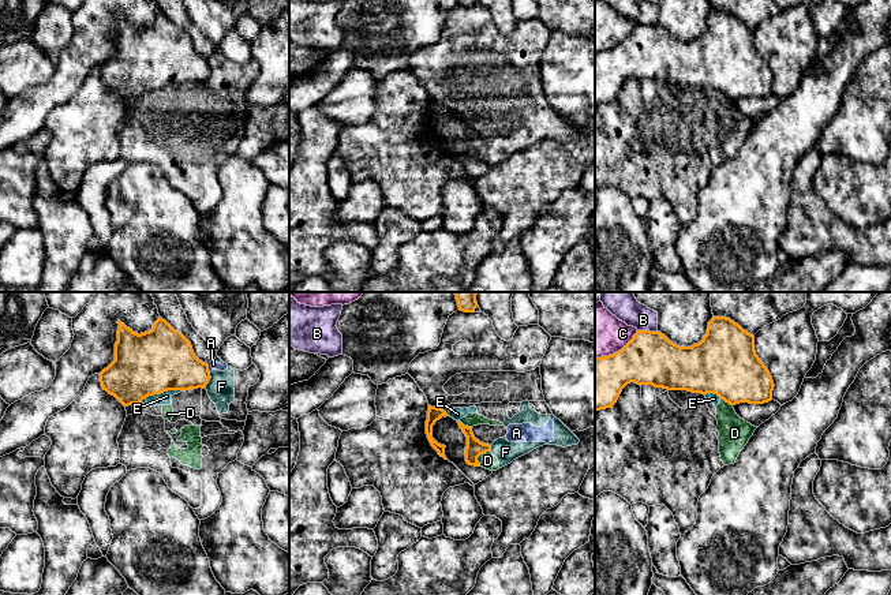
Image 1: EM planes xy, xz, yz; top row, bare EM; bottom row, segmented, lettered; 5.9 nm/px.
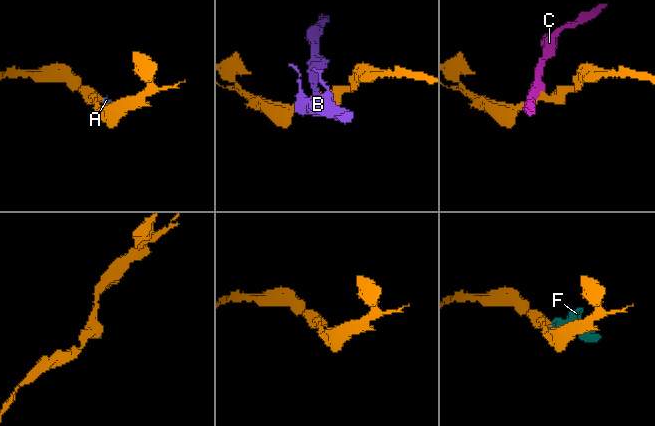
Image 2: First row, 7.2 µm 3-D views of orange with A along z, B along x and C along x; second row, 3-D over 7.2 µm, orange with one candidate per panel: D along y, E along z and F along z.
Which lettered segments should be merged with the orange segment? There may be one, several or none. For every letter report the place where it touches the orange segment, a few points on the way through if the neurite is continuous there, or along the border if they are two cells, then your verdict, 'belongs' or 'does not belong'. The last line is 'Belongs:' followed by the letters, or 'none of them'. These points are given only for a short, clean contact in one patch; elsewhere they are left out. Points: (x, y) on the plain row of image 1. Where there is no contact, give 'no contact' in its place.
A: xy (208, 63) | along xy (208, 59), (210, 66) | does not belong
B: yz (647, 25) | along yz (637, 23), (656, 25) | does not belong
C: yz (618, 45) | along yz (637, 25), (620, 44), (595, 53) | does not belong
D: xz (479, 149) | does not belong
E: xy (163, 86) | along xy (184, 83), (168, 83), (149, 89), (141, 96) | does not belong
F: xy (209, 74) | does not belong
Belongs: none of them

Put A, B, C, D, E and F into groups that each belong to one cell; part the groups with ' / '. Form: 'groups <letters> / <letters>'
groups A D E F / B / C

